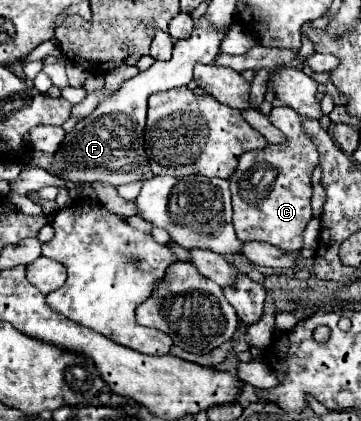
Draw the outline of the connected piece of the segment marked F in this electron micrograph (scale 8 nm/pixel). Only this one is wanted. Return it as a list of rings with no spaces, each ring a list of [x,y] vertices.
[[[200,16],[194,22],[194,32],[186,40],[174,44],[172,60],[154,62],[154,66],[138,76],[126,80],[122,88],[106,98],[88,118],[76,124],[72,132],[66,134],[60,150],[54,154],[56,162],[50,166],[50,174],[62,174],[74,184],[92,184],[106,182],[112,186],[130,184],[144,180],[144,174],[150,170],[148,158],[144,152],[144,126],[146,126],[146,100],[154,92],[164,92],[170,88],[186,86],[192,80],[194,64],[212,64],[220,52],[220,44],[226,38],[228,28],[216,28]]]

